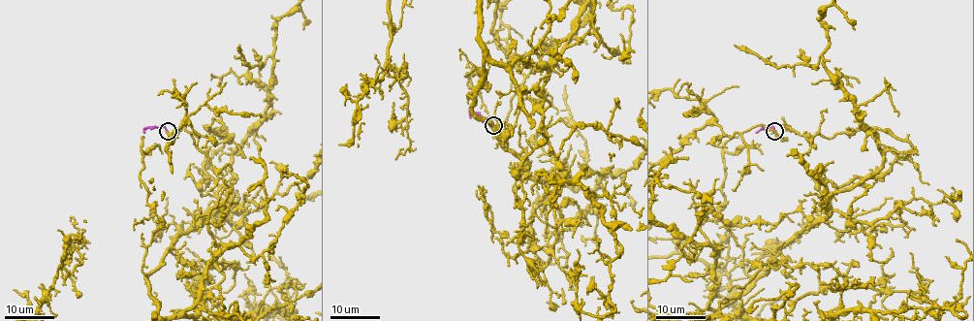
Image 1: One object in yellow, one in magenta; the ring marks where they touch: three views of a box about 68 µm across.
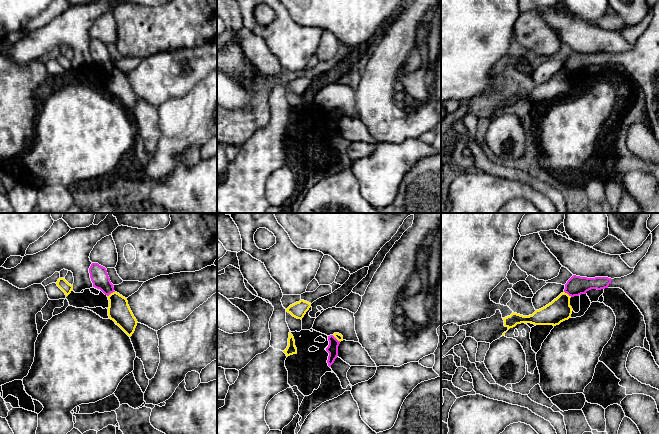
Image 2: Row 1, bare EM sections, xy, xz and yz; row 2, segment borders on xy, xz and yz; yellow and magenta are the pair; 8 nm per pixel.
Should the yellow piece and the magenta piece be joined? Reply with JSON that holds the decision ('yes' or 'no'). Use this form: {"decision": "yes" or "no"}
{"decision": "no"}

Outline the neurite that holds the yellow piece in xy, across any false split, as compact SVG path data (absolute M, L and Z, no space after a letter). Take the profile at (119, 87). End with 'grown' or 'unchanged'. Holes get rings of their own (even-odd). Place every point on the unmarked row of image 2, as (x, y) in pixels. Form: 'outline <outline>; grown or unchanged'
outline M113 68L107 73L109 76L109 95L113 96L116 101L131 113L138 98L128 81L127 74L117 68Z; unchanged

